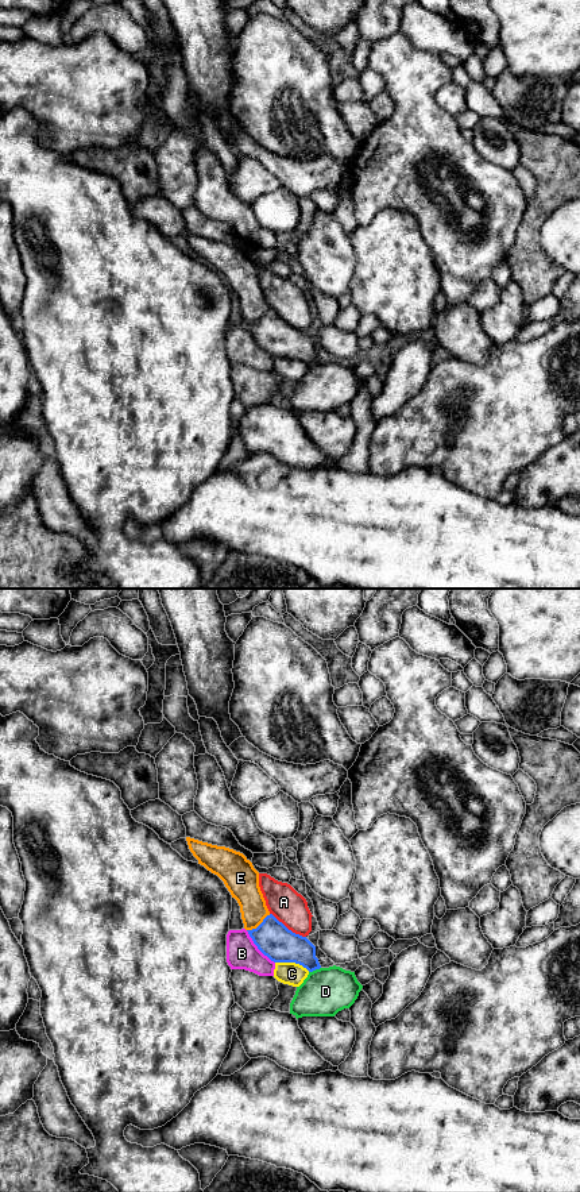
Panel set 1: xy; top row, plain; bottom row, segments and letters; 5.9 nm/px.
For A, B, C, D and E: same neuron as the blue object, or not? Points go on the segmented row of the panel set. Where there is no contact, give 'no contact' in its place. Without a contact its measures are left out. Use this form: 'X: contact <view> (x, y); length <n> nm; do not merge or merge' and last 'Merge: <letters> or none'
A: contact xy (286, 928); length 260 nm; merge
B: contact xy (258, 948); length 260 nm; do not merge
C: contact xy (293, 961); length 220 nm; do not merge
D: contact xy (314, 969); length 80 nm; do not merge
E: contact xy (259, 925); length 170 nm; do not merge
Merge: A

